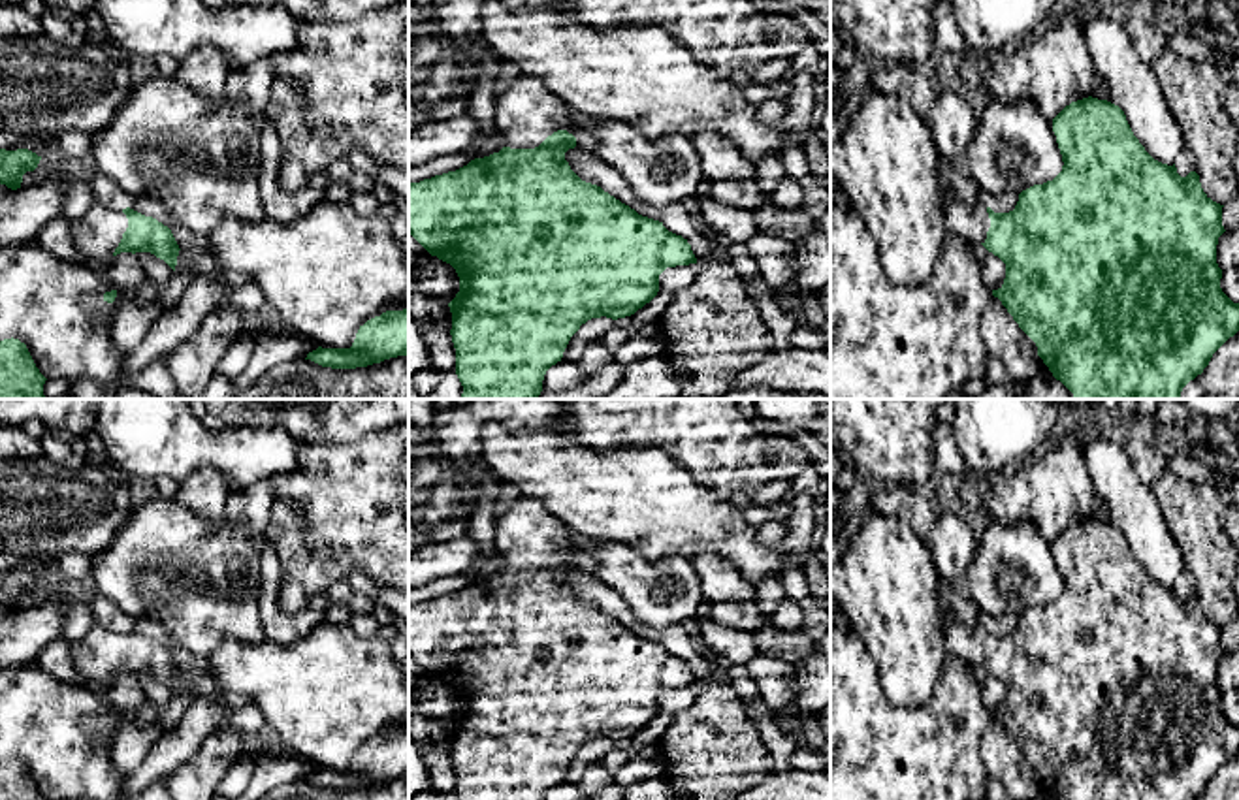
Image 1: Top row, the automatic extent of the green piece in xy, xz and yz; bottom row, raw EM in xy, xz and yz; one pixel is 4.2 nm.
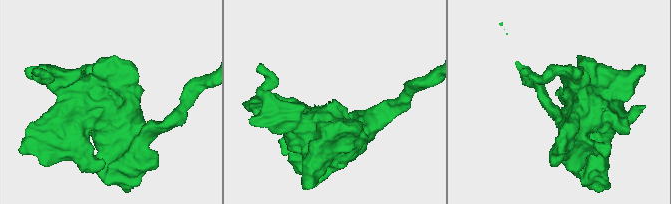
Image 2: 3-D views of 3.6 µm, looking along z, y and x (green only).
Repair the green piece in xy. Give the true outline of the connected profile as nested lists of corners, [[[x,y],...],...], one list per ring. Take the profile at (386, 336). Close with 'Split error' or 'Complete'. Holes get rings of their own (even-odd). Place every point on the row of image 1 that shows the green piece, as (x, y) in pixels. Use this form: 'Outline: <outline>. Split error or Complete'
Outline: [[[409,309],[386,311],[367,320],[350,348],[318,346],[305,360],[331,369],[356,369],[397,356],[409,356]]]. Complete

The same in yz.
Outline: [[[1083,98],[1066,105],[1053,119],[1053,132],[1062,154],[1062,171],[1043,184],[1034,184],[1019,194],[1019,201],[1009,213],[994,213],[985,205],[972,205],[958,198],[951,186],[943,188],[941,209],[949,232],[962,235],[970,245],[983,245],[1006,264],[1006,279],[992,296],[1002,301],[1019,328],[1036,343],[1038,356],[1060,380],[1073,399],[1183,399],[1183,388],[1209,365],[1213,354],[1239,331],[1239,303],[1233,303],[1220,288],[1222,269],[1216,264],[1218,237],[1222,226],[1222,207],[1201,188],[1199,175],[1190,171],[1186,177],[1177,173],[1175,164],[1167,166],[1154,160],[1134,136],[1124,111],[1098,98]]]. Split error

